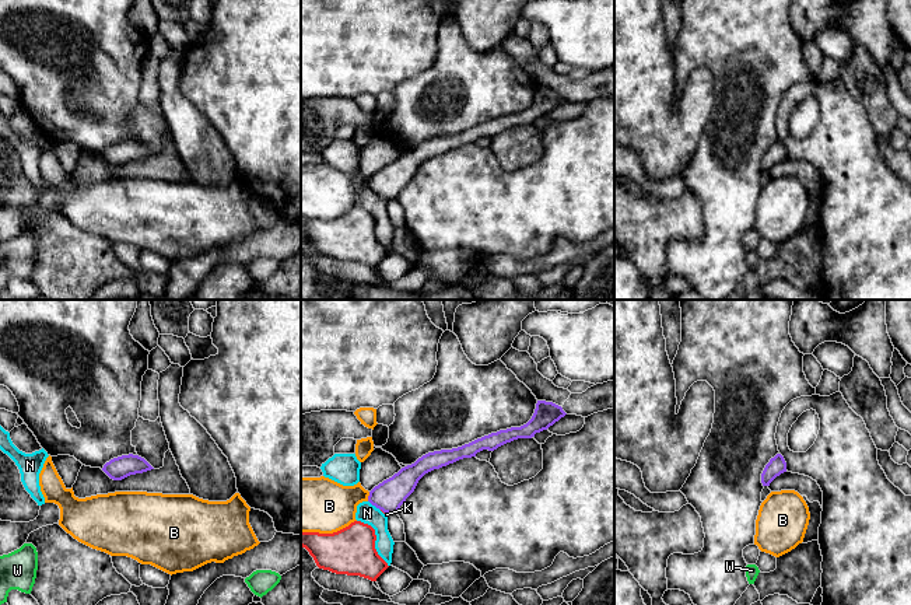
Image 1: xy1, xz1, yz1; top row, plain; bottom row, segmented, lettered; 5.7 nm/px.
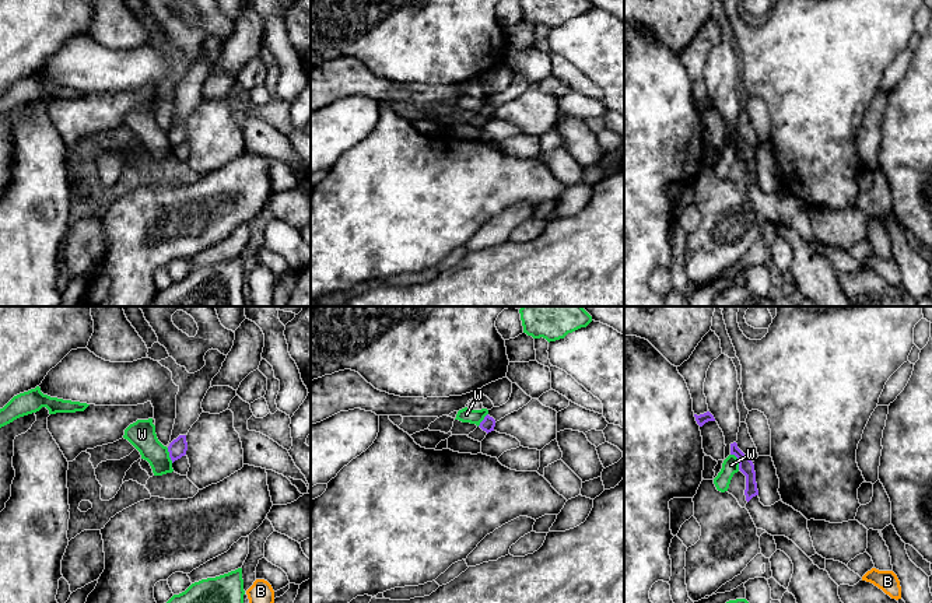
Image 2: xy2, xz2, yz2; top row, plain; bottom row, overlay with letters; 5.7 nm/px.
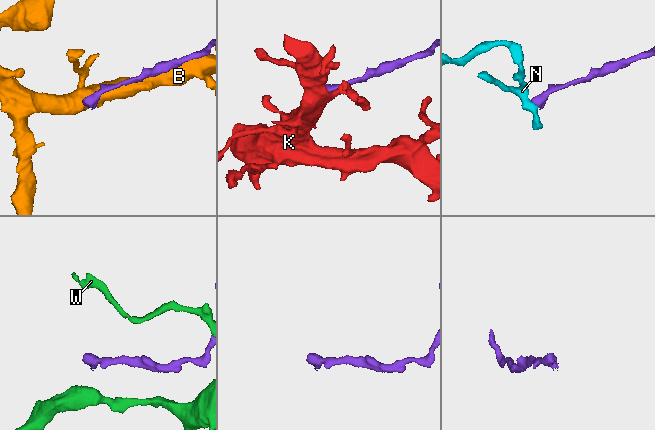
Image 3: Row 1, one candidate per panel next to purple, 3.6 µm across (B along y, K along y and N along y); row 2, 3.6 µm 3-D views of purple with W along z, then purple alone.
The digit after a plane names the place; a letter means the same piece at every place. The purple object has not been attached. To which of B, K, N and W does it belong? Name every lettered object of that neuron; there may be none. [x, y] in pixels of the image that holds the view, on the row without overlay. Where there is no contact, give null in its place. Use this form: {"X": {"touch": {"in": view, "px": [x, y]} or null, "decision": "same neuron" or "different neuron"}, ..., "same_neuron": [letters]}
{"B": {"touch": {"in": "xz1", "px": [368, 182]}, "decision": "different neuron"}, "K": {"touch": {"in": "xz1", "px": [385, 198]}, "decision": "different neuron"}, "N": {"touch": {"in": "xz1", "px": [374, 191]}, "decision": "different neuron"}, "W": {"touch": {"in": "yz2", "px": [738, 147]}, "decision": "different neuron"}, "same_neuron": []}

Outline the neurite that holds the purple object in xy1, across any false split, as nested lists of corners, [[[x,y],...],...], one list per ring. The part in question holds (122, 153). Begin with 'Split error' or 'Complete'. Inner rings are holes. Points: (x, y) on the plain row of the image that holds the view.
Complete. [[[122,141],[111,146],[102,157],[113,167],[122,167],[130,161],[143,160],[154,155],[144,144],[139,141]]]

